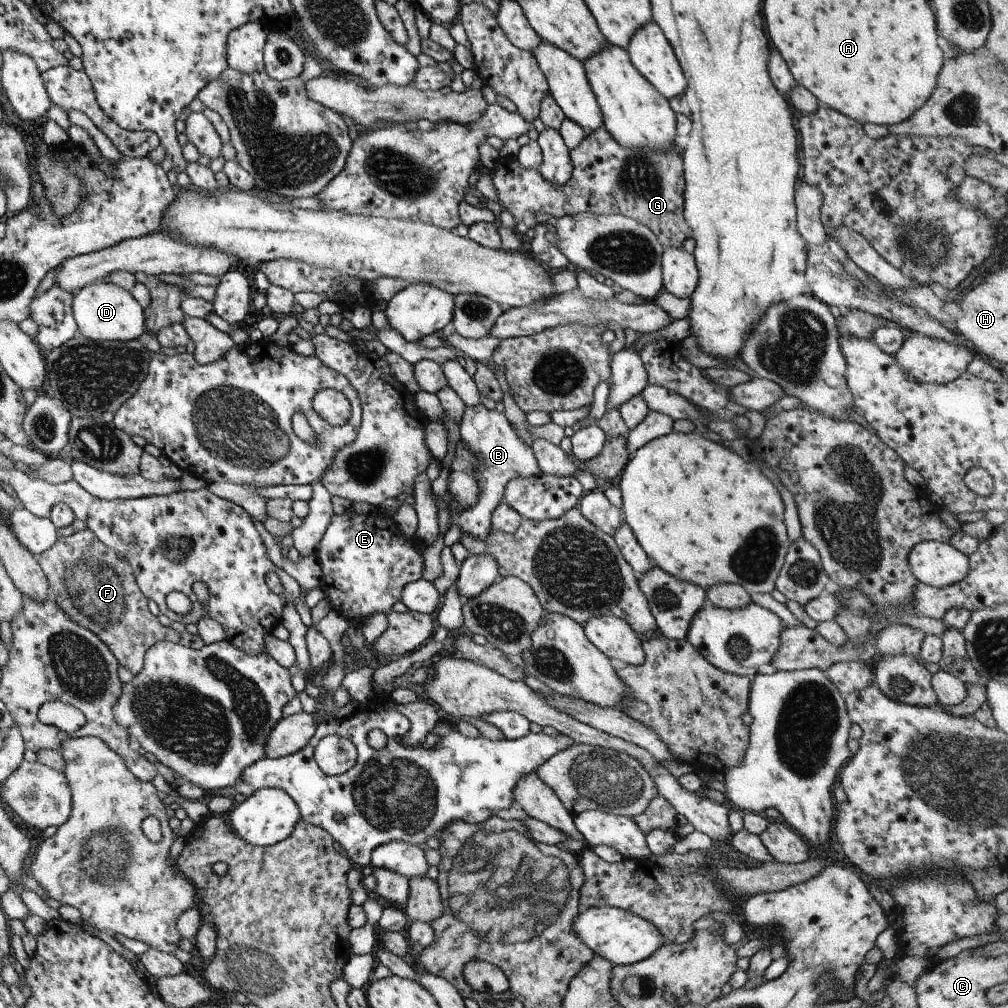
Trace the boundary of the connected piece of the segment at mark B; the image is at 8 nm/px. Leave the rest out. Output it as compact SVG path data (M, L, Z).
M482 403L465 407L461 418L460 441L477 458L475 475L481 488L478 502L474 506L458 512L451 509L453 524L460 526L461 532L484 540L491 526L491 513L499 505L505 491L505 484L516 477L529 477L540 474L541 470L536 462L533 450L518 438L504 413L489 409Z

